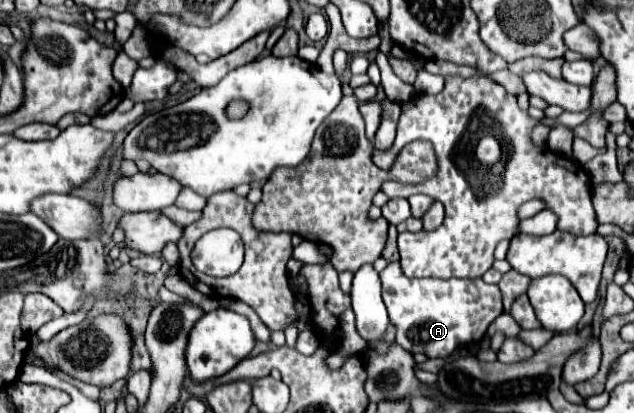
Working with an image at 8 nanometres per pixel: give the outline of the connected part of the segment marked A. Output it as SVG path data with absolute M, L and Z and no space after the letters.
M391 262L379 276L383 282L383 302L391 322L397 326L395 340L413 354L423 352L429 358L449 356L463 344L479 342L489 324L503 312L499 286L487 284L481 278L407 278L399 262Z

